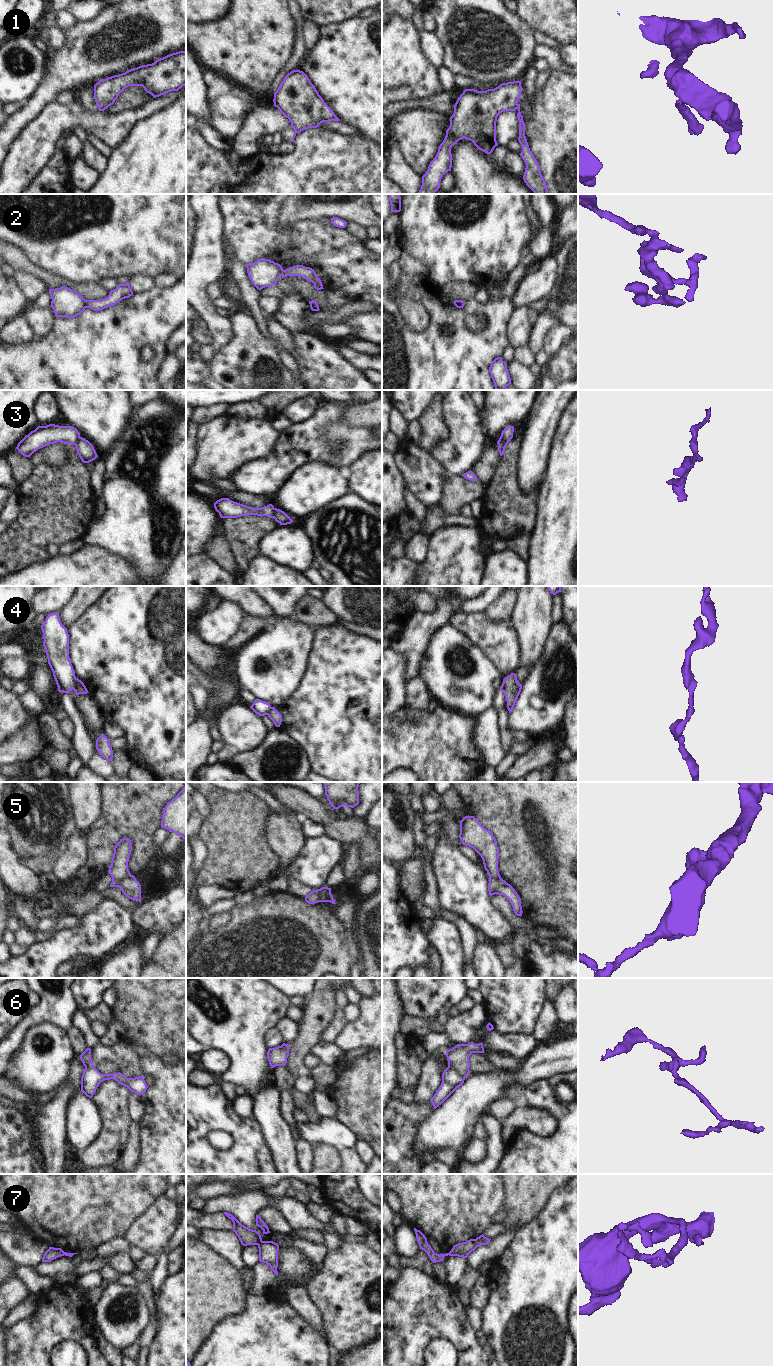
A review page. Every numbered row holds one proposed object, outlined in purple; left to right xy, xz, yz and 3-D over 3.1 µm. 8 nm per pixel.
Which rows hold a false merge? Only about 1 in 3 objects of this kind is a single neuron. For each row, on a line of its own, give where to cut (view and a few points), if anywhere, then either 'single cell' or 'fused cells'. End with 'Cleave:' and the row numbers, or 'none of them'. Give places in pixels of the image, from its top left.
1: cut in yz along (518, 104), (515, 108); fused cells
2: cut in xy along (86, 300), (85, 307); fused cells
3: cut in yz along (508, 440), (502, 440), (497, 443); fused cells
4: cut in xy along (76, 678), (74, 690); fused cells
5: cut in xy along (130, 874), (125, 876), (118, 886); fused cells
6: cut in yz along (448, 1065), (464, 1078); fused cells
7: cut in xz along (261, 1240), (257, 1244); fused cells
Cleave: 1, 2, 3, 4, 5, 6, 7

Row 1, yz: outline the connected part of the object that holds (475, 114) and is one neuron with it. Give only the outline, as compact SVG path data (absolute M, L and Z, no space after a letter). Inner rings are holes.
M521 81L502 83L494 89L477 91L465 89L454 105L454 113L450 117L450 126L446 136L438 148L435 158L430 162L427 171L422 176L422 185L418 194L435 194L440 188L440 181L445 173L451 171L453 145L463 138L470 140L481 151L491 154L498 143L496 141L496 122L500 113L515 111L523 88Z

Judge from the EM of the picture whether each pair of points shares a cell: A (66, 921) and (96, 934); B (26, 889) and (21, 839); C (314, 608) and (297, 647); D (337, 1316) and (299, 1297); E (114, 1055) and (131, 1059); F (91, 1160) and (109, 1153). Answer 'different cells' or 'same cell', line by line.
A: different cells
B: different cells
C: different cells
D: different cells
E: same cell
F: same cell

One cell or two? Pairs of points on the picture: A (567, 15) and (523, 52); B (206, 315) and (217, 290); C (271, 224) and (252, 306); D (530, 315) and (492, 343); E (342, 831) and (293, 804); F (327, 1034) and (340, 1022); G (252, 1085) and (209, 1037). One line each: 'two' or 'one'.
A: two
B: two
C: two
D: two
E: one
F: one
G: one

